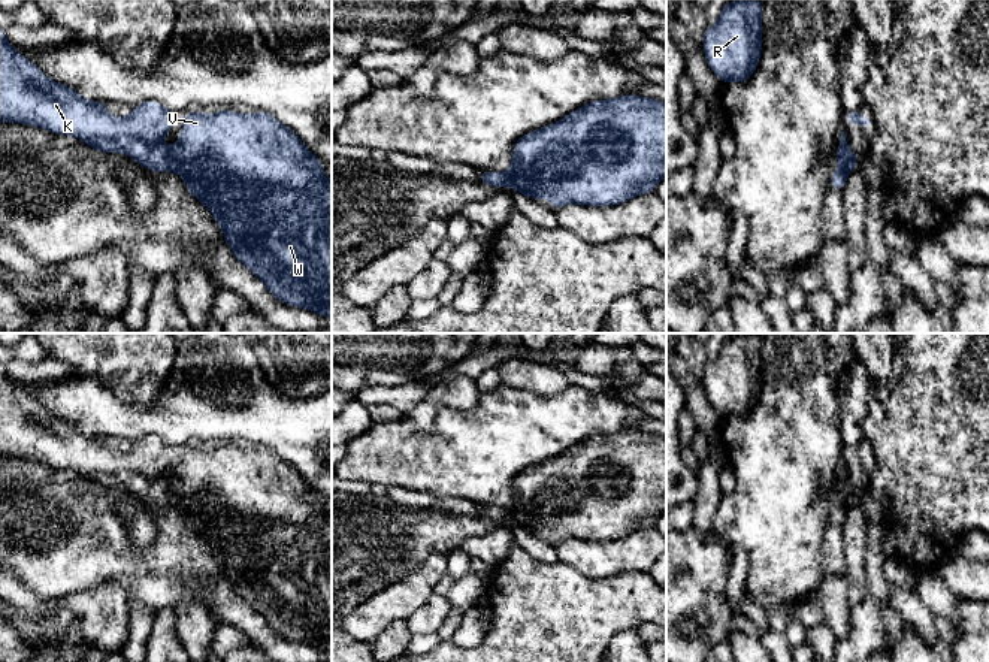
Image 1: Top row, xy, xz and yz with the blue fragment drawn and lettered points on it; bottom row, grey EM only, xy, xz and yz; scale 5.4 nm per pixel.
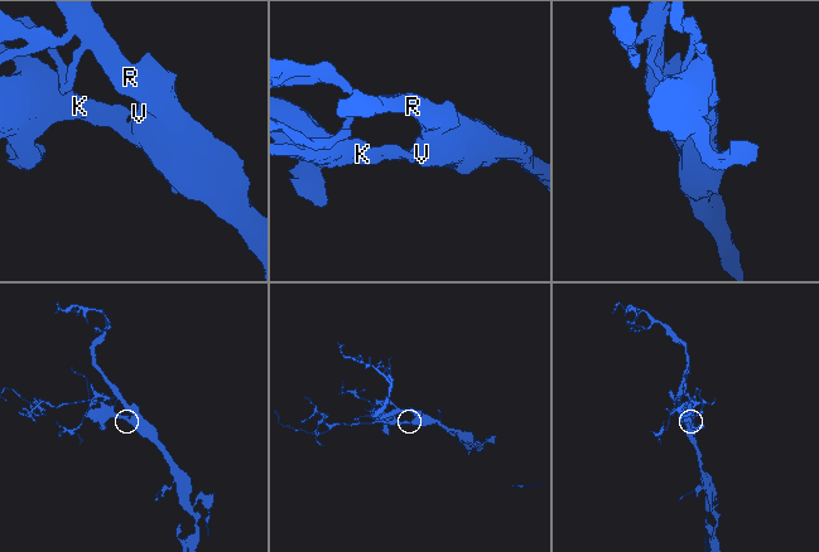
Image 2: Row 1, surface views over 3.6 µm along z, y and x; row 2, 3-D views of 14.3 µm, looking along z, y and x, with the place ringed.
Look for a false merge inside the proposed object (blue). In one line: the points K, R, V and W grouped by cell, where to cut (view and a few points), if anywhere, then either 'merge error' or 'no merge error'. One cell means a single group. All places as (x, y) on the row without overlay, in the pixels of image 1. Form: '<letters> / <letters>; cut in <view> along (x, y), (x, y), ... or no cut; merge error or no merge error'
K R V W; no cut; no merge error

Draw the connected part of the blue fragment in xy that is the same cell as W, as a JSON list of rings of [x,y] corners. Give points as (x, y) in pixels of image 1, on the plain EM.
[[[0,362],[0,457],[19,457],[76,471],[99,487],[124,487],[145,504],[176,507],[185,516],[190,530],[211,545],[236,593],[276,634],[332,655],[332,516],[327,514],[323,498],[293,465],[264,445],[244,450],[218,444],[211,451],[200,445],[188,447],[184,450],[184,466],[170,487],[163,471],[175,456],[176,445],[169,445],[155,435],[133,441],[127,453],[111,451],[106,436],[85,435],[73,423],[51,415],[33,396],[10,381]]]

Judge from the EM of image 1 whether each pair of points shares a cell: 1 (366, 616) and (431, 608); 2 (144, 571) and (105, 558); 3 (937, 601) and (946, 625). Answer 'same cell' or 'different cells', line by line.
1: different cells
2: same cell
3: same cell

